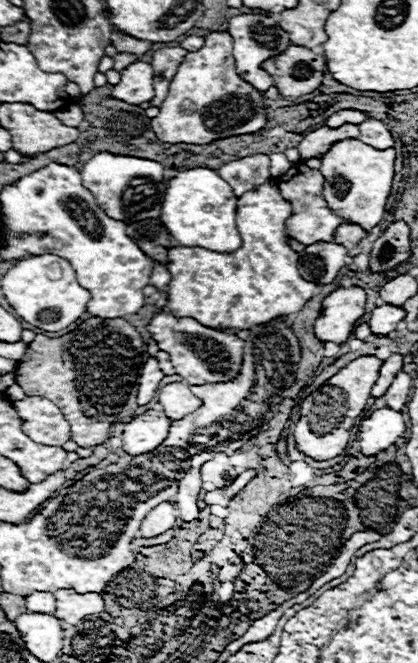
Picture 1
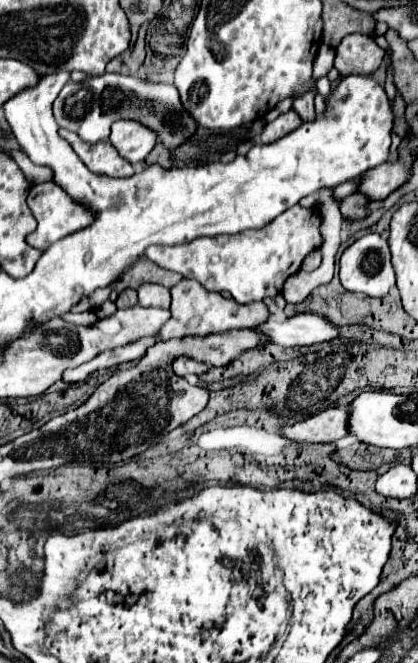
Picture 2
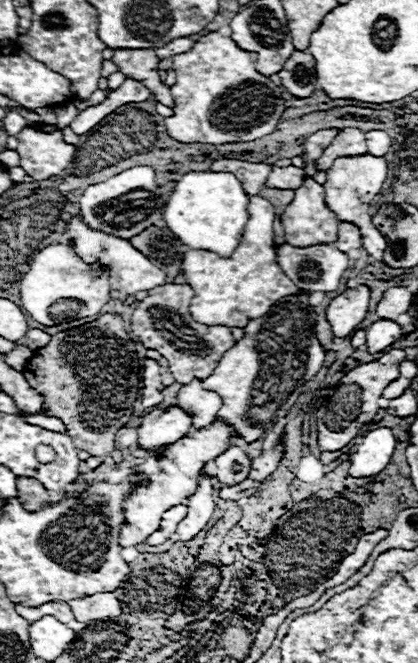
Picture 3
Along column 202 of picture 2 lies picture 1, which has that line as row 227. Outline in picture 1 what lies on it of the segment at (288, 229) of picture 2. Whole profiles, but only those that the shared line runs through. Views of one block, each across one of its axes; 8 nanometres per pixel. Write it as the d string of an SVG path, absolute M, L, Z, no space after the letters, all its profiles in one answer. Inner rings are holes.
M274 178L266 180L262 186L242 194L236 202L236 224L242 235L242 246L236 252L220 254L206 248L174 246L168 250L168 272L172 280L168 282L168 310L178 318L194 318L202 326L214 330L250 330L252 326L266 324L274 318L286 318L298 314L302 306L316 294L318 284L308 282L298 272L298 252L288 244L286 220L292 216L292 204L282 198L278 182Z

